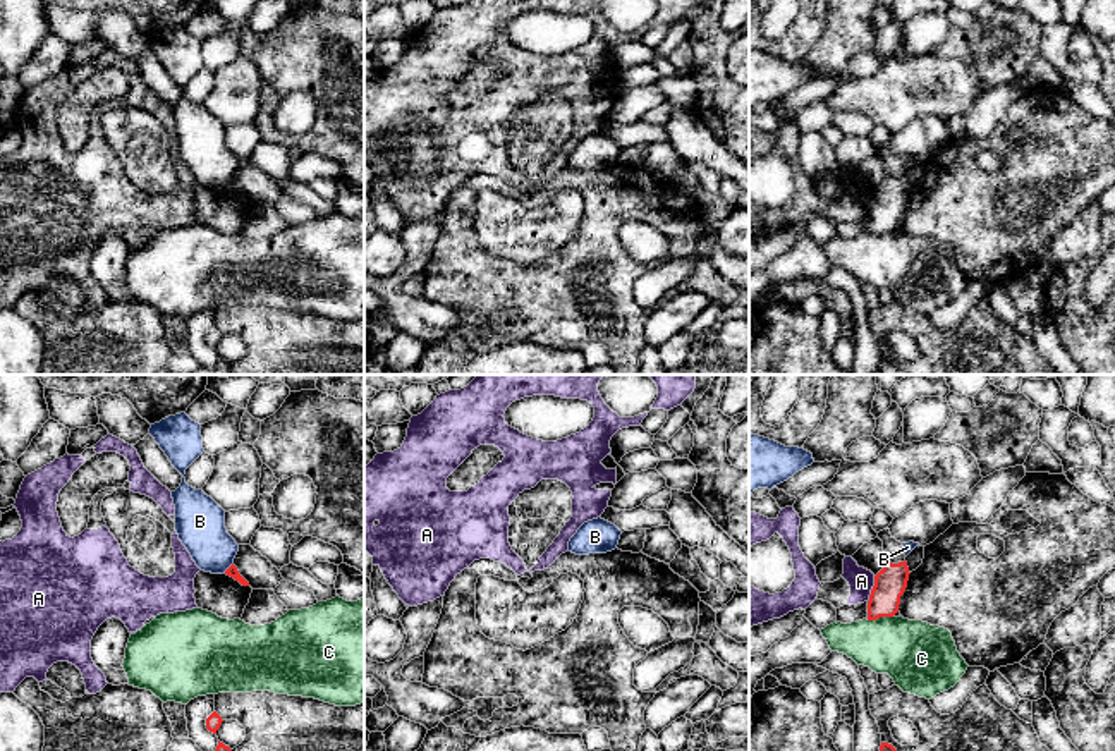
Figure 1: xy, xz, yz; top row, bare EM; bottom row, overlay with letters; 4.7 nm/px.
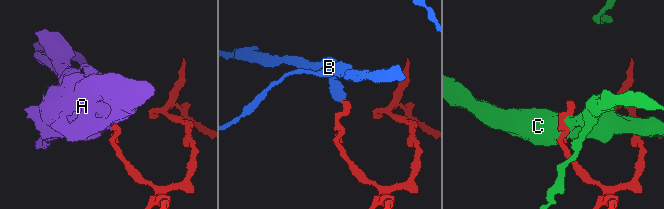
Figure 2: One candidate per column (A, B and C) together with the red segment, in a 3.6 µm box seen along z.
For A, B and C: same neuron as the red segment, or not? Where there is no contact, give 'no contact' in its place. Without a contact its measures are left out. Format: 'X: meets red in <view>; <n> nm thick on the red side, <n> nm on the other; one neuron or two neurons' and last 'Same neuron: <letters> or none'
A: meets red in yz; 150 nm thick on the red side, 120 nm on the other; two neurons
B: meets red in xy; 50 nm thick on the red side, 240 nm on the other; two neurons
C: meets red in yz; 150 nm thick on the red side, 320 nm on the other; two neurons
Same neuron: none

